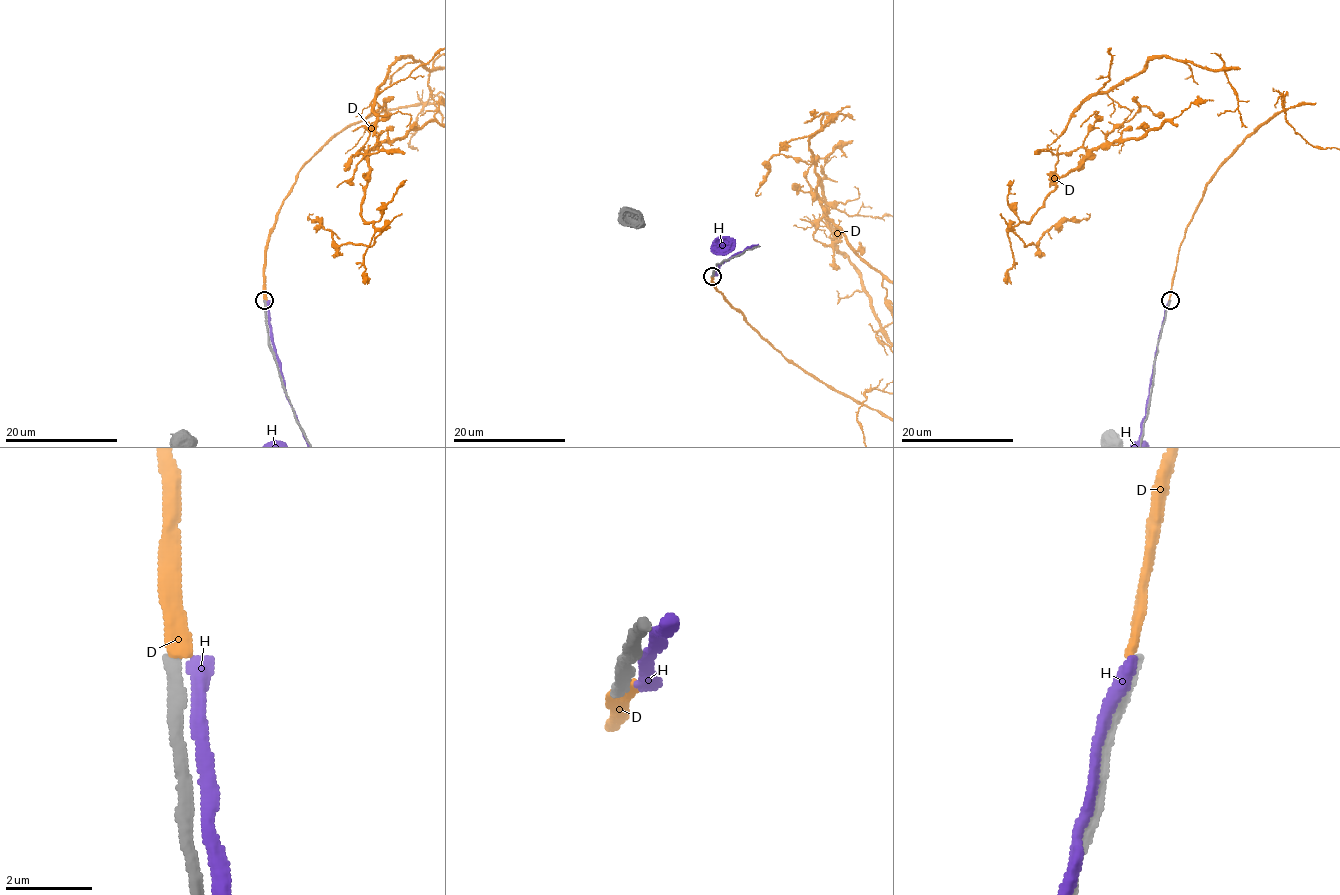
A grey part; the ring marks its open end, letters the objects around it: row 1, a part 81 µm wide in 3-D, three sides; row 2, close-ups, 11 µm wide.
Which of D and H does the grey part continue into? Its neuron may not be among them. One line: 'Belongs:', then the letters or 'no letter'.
Belongs: no letter

